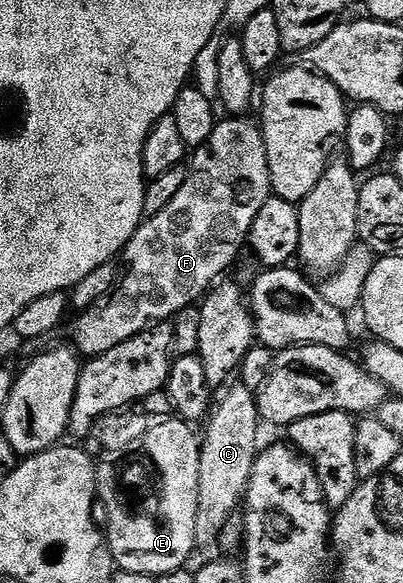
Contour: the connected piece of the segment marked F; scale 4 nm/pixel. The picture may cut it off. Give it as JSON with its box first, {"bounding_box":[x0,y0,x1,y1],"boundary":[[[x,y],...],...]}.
{"bounding_box":[70,115,272,358],"boundary":[[[230,115],[225,119],[227,121],[219,120],[206,142],[199,149],[193,150],[188,161],[184,187],[180,187],[178,194],[172,198],[172,203],[168,203],[168,207],[164,207],[160,215],[146,217],[122,250],[120,280],[114,290],[104,295],[104,299],[97,301],[90,309],[77,314],[78,318],[70,329],[70,337],[74,340],[73,348],[83,358],[104,355],[112,351],[112,347],[120,347],[120,343],[132,339],[137,333],[147,332],[153,326],[150,325],[153,321],[169,322],[177,318],[182,310],[198,303],[194,301],[200,300],[202,296],[203,300],[219,280],[217,277],[233,267],[238,252],[249,242],[252,219],[256,219],[260,207],[264,207],[264,203],[272,195],[268,151],[262,126],[257,120],[249,121],[251,118],[246,115]]]}

